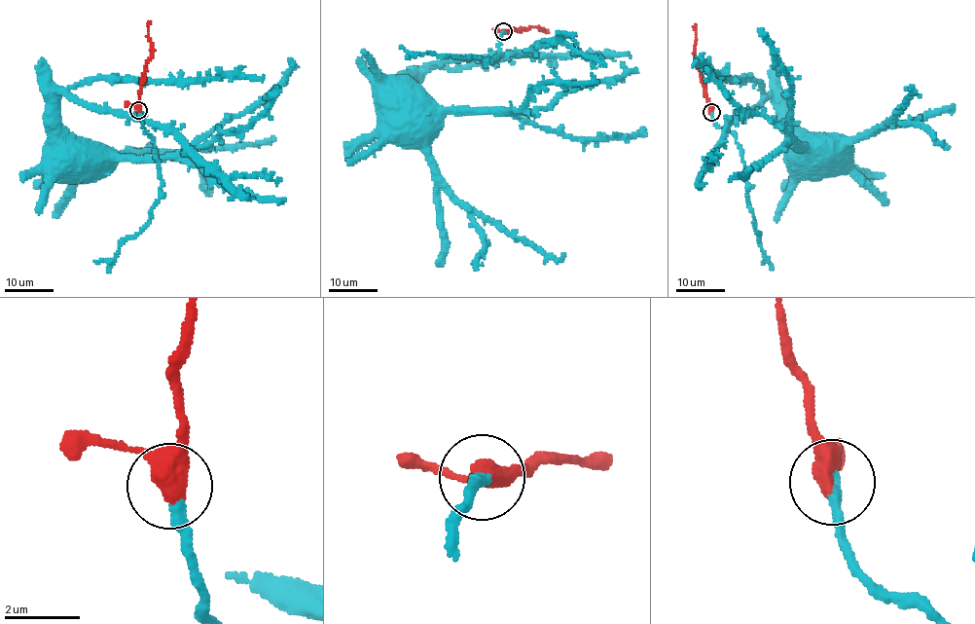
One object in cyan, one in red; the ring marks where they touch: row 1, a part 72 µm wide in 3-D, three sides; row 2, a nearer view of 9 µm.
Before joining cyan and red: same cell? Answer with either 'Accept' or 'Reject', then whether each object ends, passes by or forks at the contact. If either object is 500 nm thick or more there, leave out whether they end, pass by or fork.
Accept. At the ring cyan ends. At the ring red passes by

